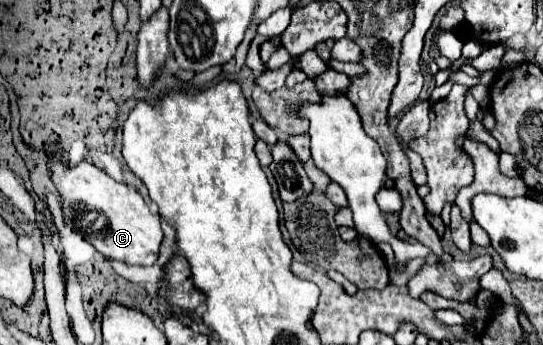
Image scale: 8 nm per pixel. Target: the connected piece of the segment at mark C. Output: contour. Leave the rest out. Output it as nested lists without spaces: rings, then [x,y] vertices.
[[[58,153],[48,155],[48,169],[62,201],[64,221],[72,231],[84,235],[84,239],[90,241],[94,249],[108,259],[124,261],[128,265],[156,263],[162,241],[160,217],[148,209],[142,195],[134,187],[110,179],[102,169],[88,161],[70,165]]]

